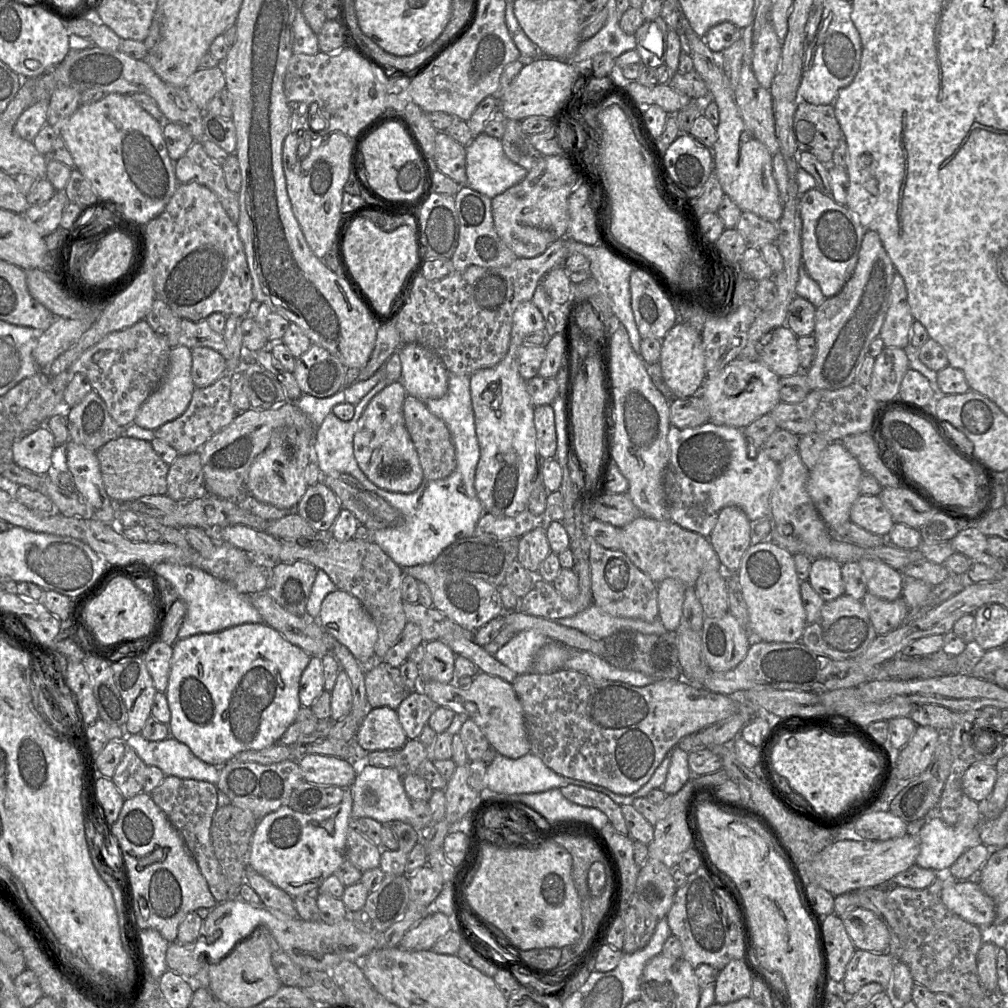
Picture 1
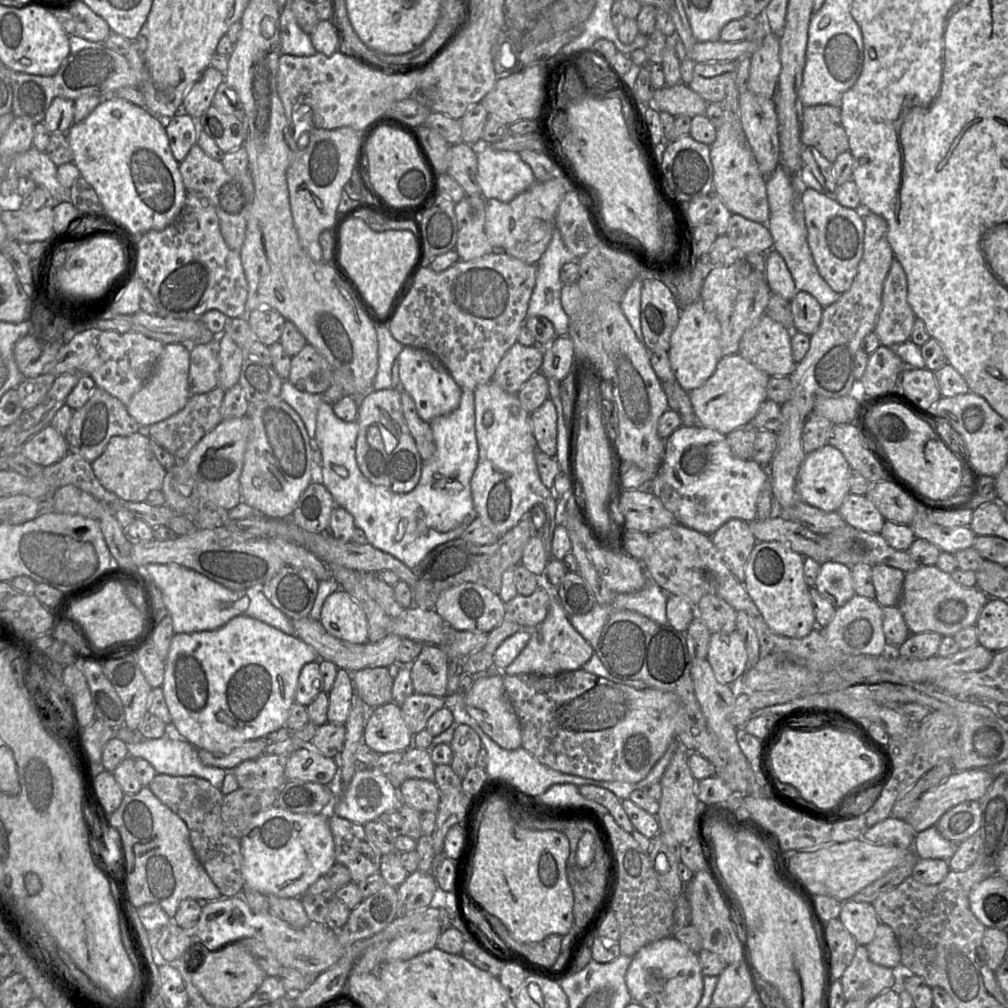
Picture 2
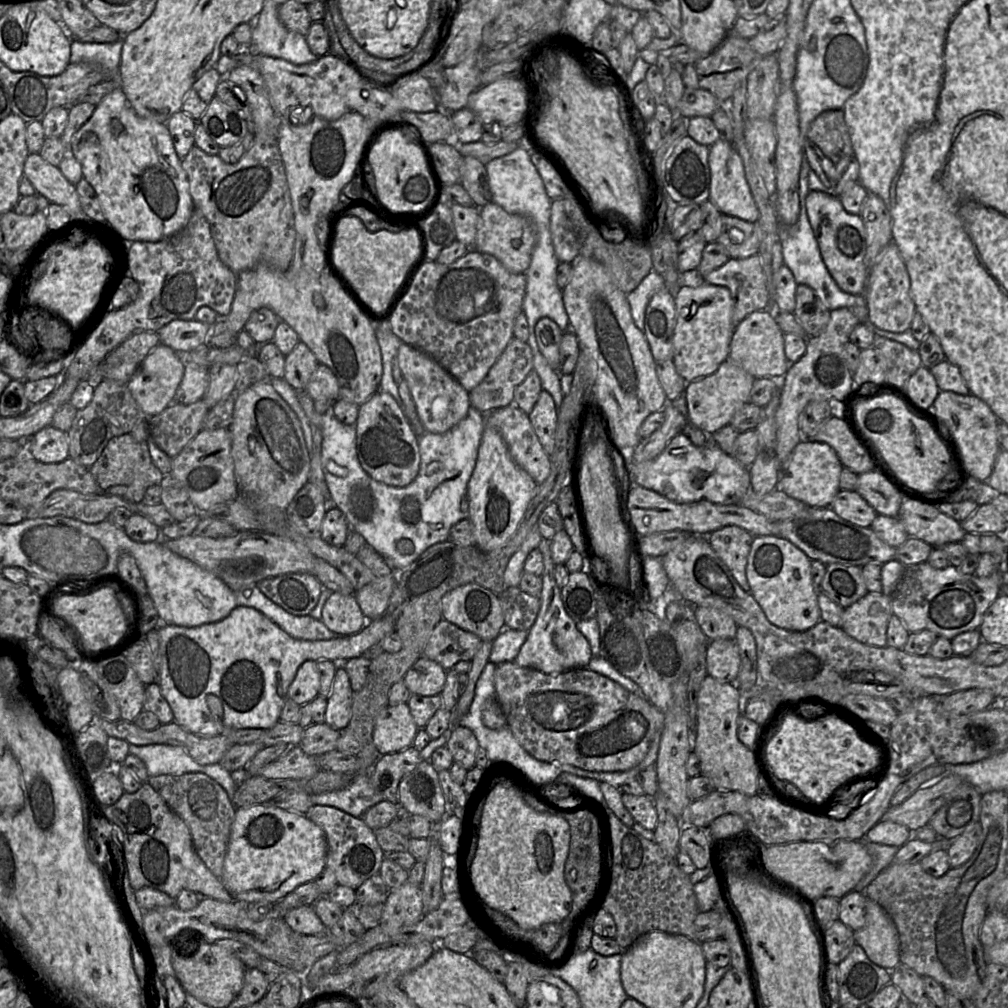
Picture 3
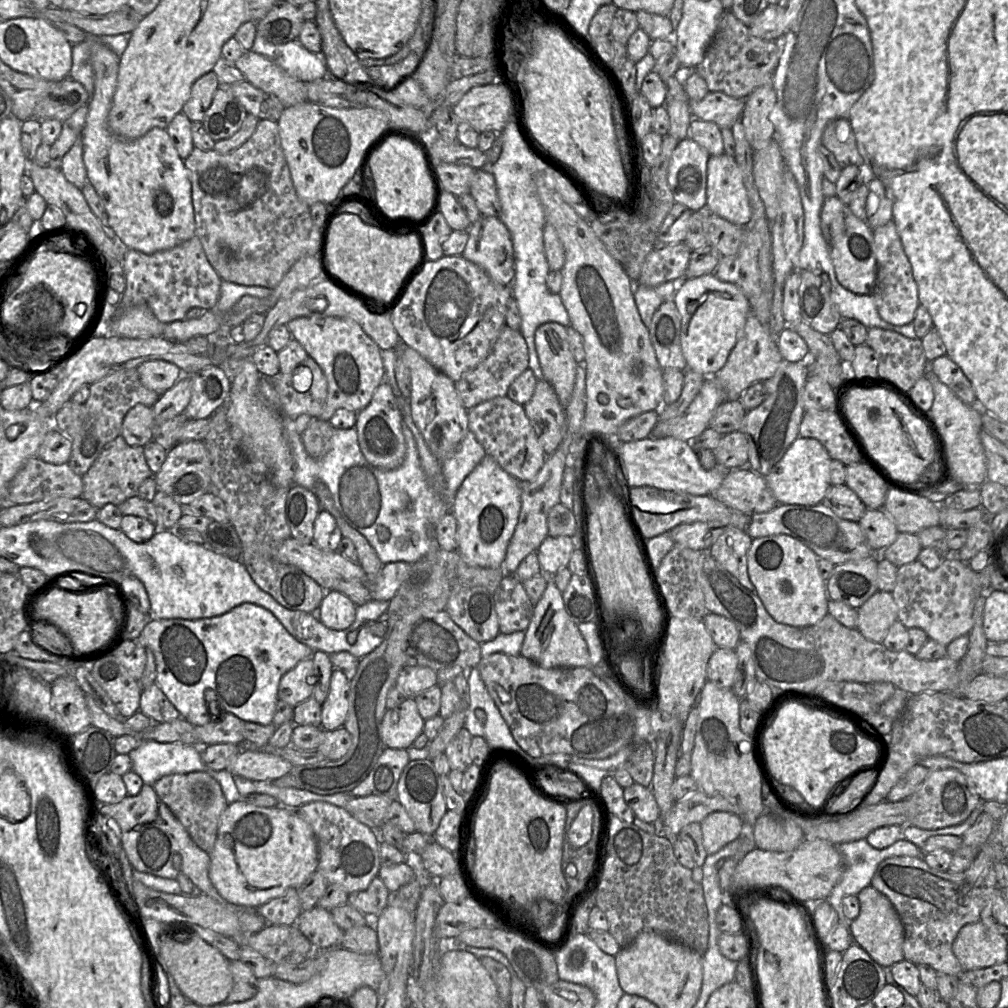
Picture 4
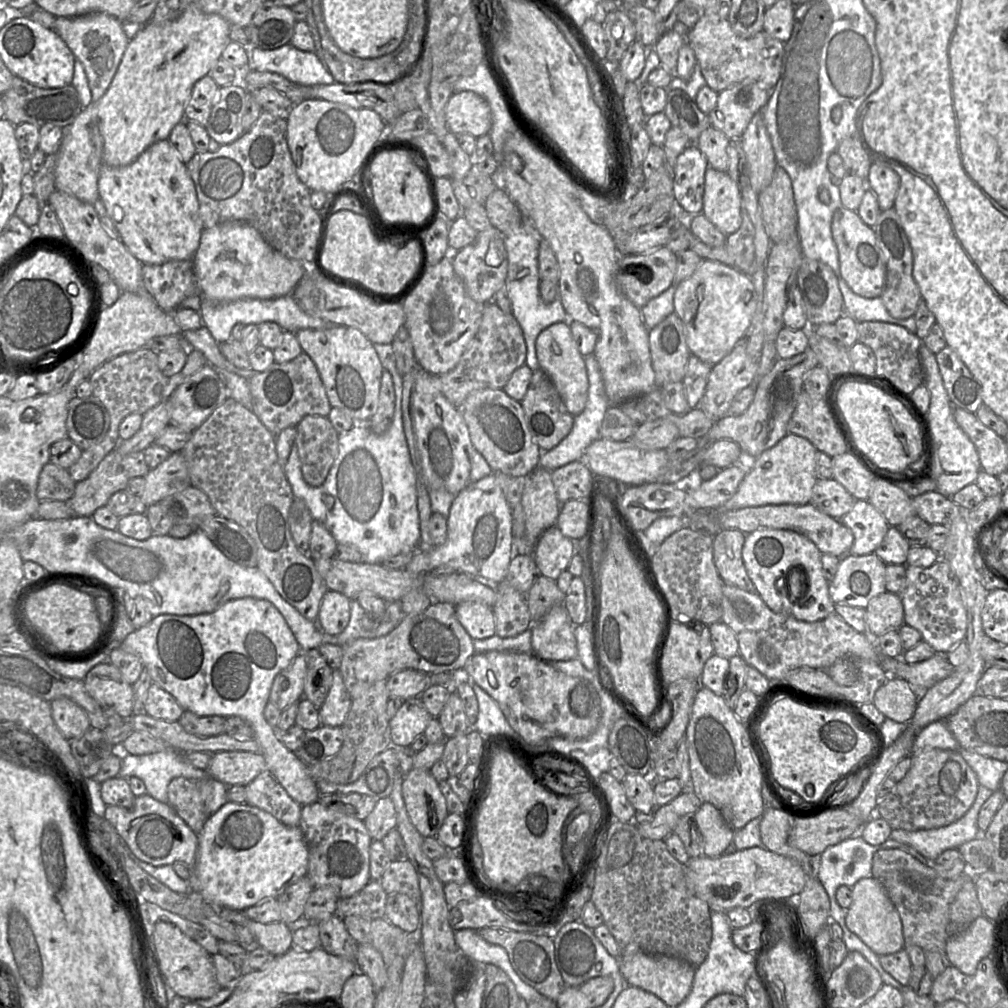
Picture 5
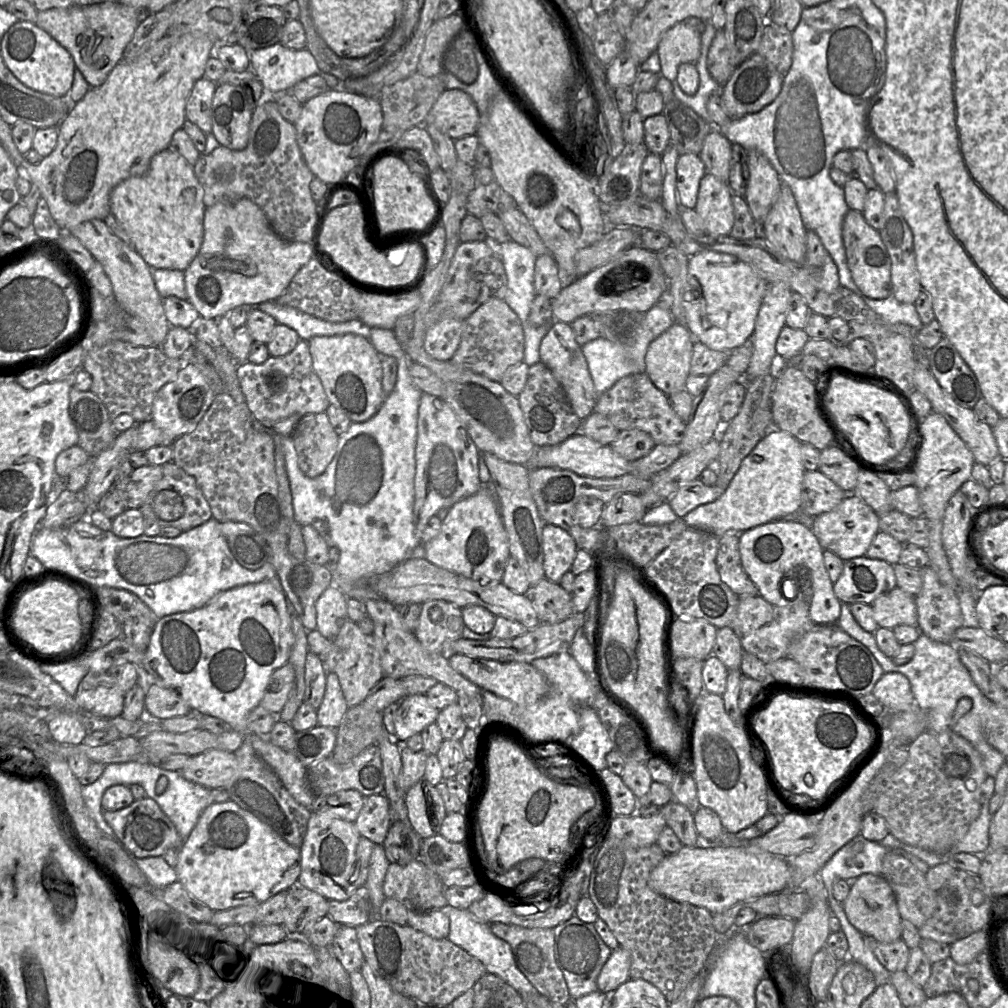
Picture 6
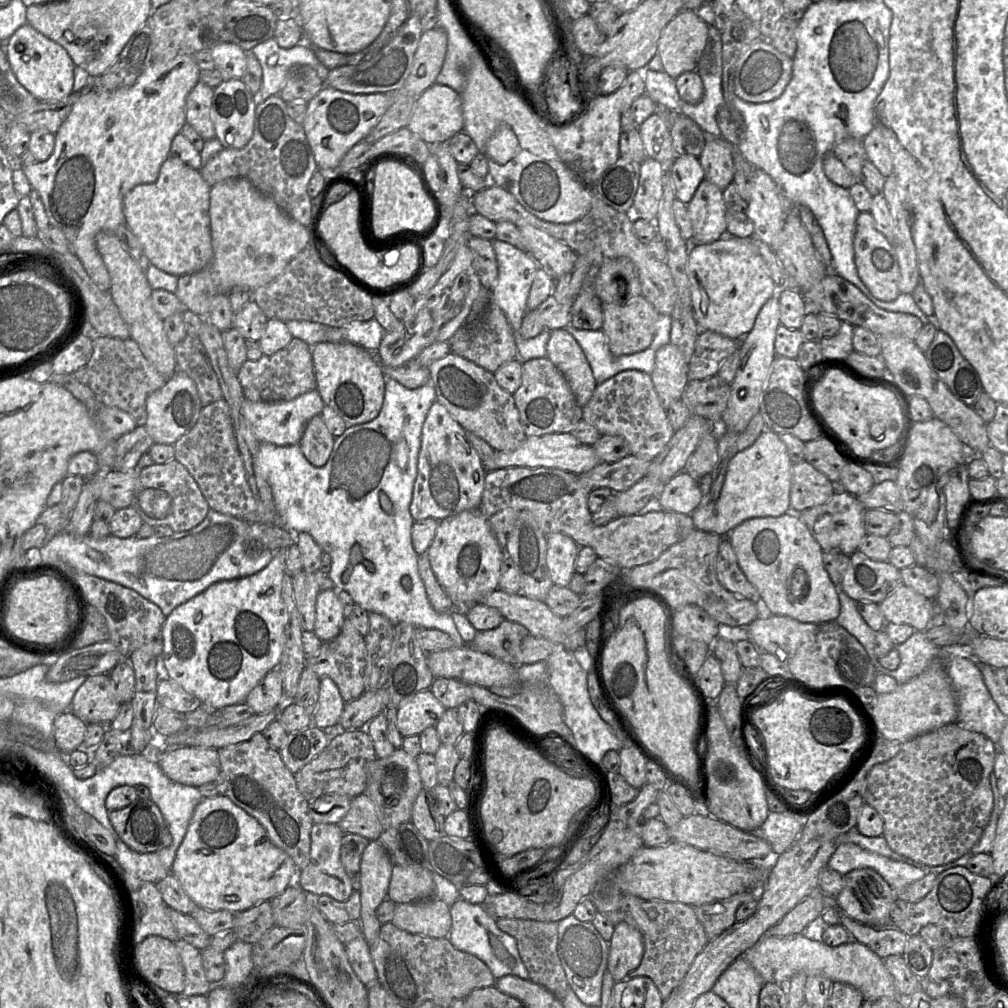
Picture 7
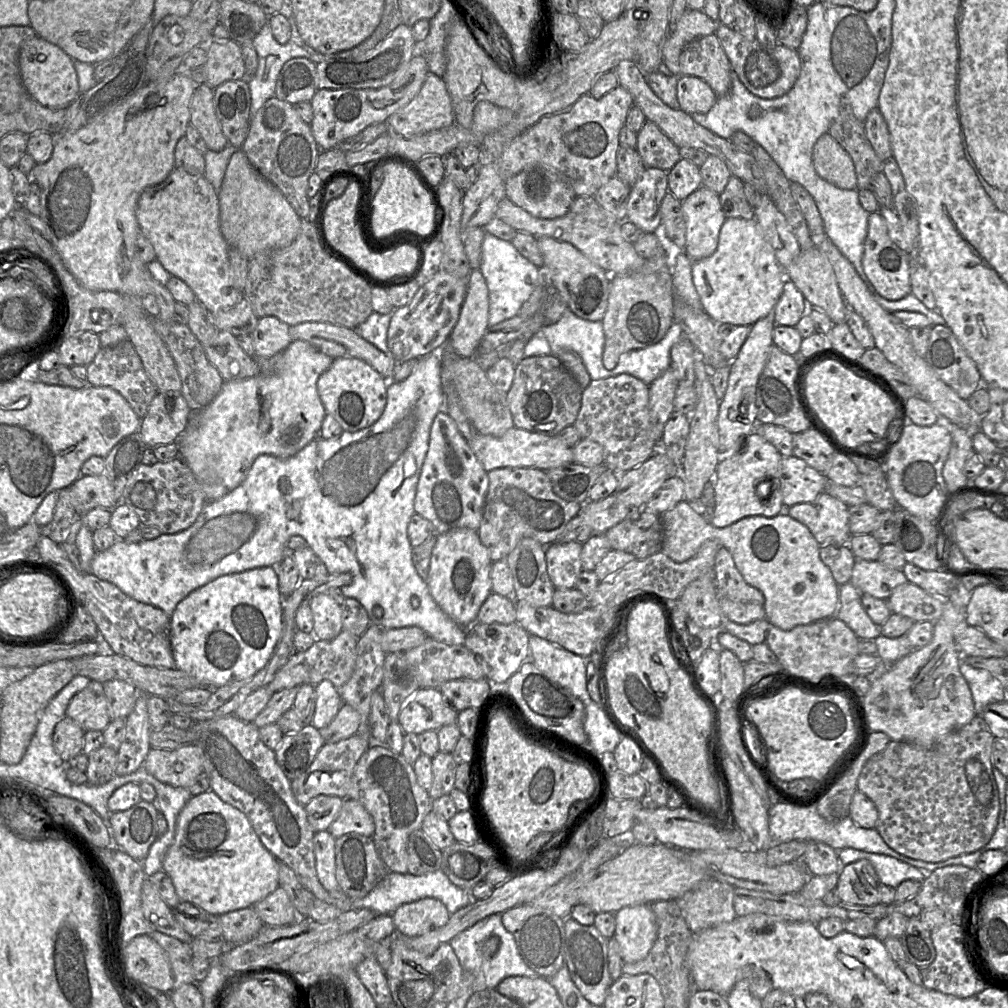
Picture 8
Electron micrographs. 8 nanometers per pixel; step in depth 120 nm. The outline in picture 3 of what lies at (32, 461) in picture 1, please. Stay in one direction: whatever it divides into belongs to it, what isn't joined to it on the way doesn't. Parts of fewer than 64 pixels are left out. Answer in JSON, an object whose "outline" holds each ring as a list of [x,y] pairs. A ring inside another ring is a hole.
{"outline":[[[52,425],[36,432],[27,440],[27,453],[42,463],[59,463],[69,457],[67,432]]]}

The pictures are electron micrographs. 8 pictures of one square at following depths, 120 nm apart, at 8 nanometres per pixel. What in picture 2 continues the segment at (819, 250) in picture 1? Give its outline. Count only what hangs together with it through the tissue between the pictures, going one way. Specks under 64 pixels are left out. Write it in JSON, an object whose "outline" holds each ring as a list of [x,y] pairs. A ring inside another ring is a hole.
{"outline":[[[812,188],[801,189],[807,227],[807,242],[823,279],[838,293],[849,290],[857,274],[864,247],[863,209],[842,206],[831,194]]]}

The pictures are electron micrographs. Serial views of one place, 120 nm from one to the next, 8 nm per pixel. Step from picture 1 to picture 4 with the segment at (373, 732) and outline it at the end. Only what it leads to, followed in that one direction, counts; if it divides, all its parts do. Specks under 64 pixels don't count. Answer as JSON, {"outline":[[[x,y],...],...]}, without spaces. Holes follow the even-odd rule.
{"outline":[[[414,698],[387,709],[381,722],[381,738],[387,748],[407,749],[423,732],[425,720],[418,712]]]}

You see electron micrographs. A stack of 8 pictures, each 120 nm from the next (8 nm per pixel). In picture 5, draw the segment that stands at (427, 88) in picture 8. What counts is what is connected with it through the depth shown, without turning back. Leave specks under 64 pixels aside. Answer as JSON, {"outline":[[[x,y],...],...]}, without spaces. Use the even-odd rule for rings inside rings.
{"outline":[[[473,91],[455,92],[446,105],[446,122],[454,134],[467,133],[478,138],[487,135],[492,126],[488,102]]]}

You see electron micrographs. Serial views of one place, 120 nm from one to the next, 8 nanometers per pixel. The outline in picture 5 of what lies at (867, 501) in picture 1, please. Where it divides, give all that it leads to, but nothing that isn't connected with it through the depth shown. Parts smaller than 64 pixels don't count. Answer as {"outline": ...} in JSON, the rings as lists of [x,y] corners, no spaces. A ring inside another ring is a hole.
{"outline":[[[818,478],[810,503],[821,512],[840,520],[853,508],[856,499],[835,479]]]}

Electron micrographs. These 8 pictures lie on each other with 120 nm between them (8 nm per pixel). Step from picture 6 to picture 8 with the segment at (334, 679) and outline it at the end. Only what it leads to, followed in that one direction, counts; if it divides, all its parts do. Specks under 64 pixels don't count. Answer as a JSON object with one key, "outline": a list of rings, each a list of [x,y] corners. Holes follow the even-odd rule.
{"outline":[[[323,680],[315,685],[316,708],[311,725],[320,730],[335,718],[343,703],[337,689],[330,681]]]}

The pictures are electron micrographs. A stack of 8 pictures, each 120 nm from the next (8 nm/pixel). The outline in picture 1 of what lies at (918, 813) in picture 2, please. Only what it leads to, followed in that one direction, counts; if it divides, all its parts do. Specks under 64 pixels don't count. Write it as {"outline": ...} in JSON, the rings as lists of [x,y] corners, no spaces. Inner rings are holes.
{"outline":[[[977,762],[972,764],[964,773],[962,788],[969,798],[981,804],[991,794],[996,779],[995,766]]]}

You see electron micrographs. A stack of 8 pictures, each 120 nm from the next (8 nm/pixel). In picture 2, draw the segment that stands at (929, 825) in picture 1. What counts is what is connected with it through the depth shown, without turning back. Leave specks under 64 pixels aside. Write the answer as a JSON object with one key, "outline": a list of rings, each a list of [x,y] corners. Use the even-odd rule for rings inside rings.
{"outline":[[[935,826],[916,833],[913,851],[918,859],[949,860],[959,843],[953,843],[943,838]]]}

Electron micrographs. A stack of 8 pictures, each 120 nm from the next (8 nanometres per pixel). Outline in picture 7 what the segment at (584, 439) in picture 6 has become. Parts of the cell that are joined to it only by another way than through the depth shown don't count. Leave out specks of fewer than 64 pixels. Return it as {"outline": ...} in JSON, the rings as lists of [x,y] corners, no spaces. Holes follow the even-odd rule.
{"outline":[[[552,433],[543,436],[526,437],[524,442],[512,451],[496,451],[482,461],[485,472],[507,467],[557,468],[573,474],[581,474],[600,463],[592,446],[579,442],[571,433]]]}

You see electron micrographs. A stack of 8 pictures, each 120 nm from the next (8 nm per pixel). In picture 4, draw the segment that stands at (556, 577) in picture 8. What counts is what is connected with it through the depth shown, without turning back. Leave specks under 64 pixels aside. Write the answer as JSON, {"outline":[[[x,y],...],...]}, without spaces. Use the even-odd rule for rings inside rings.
{"outline":[[[548,535],[537,549],[542,572],[554,576],[559,569],[567,567],[573,551],[572,537]]]}

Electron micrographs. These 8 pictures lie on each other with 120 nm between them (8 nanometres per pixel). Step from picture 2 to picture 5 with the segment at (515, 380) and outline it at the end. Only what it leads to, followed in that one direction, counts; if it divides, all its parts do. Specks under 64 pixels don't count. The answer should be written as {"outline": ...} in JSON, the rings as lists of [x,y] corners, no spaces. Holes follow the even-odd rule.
{"outline":[[[494,301],[485,304],[480,326],[458,364],[449,372],[435,375],[447,400],[459,407],[467,396],[481,389],[503,389],[512,373],[525,364],[527,354],[523,331],[511,313],[504,313]]]}

